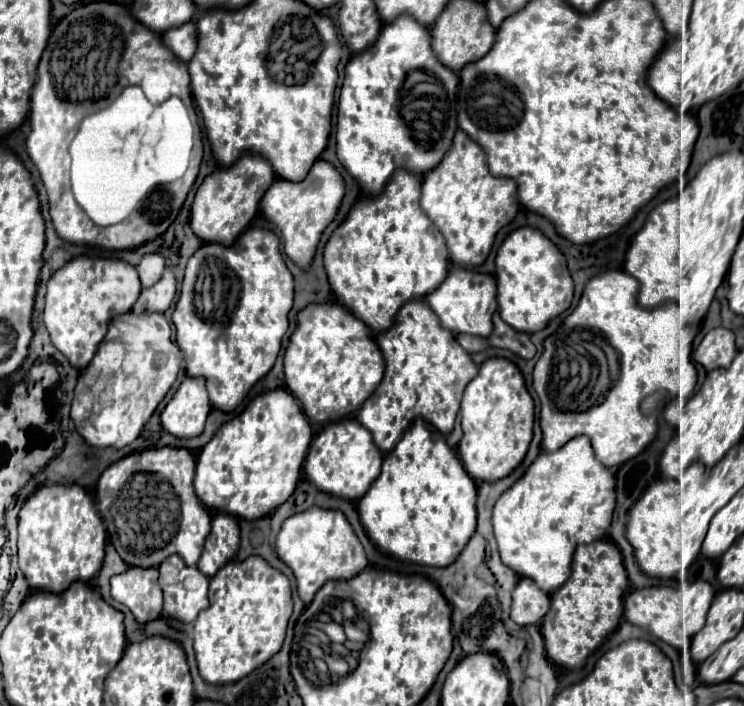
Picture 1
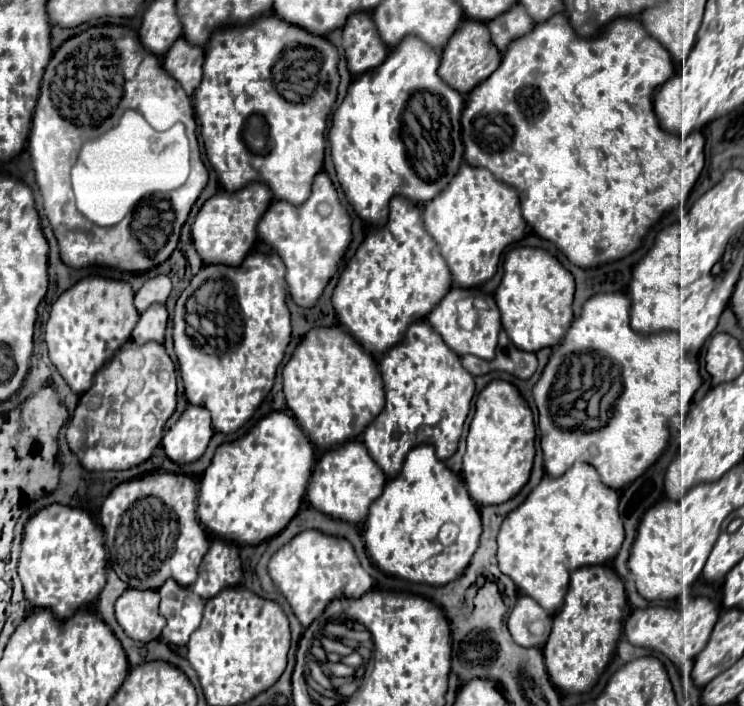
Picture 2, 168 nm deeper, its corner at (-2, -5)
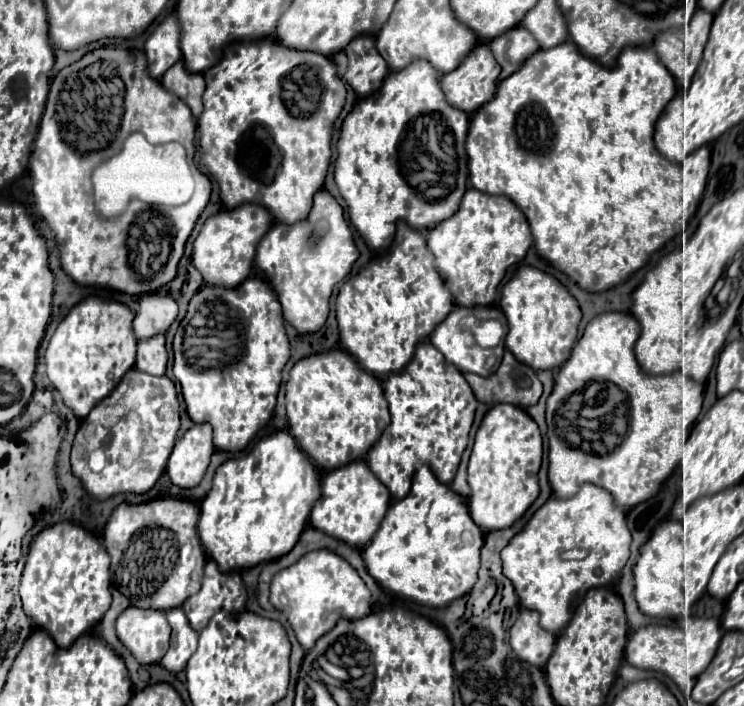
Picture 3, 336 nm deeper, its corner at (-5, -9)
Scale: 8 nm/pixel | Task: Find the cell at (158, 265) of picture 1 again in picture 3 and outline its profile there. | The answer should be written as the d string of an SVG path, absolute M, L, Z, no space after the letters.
M144 294L140 298L140 310L132 322L134 336L144 342L156 334L166 334L178 316L178 304L170 296Z

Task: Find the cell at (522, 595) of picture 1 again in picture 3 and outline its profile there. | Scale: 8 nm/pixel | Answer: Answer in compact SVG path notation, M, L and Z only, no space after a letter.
M520 610L520 618L510 630L510 646L518 658L542 670L554 650L554 644L556 636L540 626L538 612Z

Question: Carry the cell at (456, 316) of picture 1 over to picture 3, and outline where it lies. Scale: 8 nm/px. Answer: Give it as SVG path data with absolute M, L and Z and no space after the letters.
M454 308L454 310L448 314L448 318L446 318L442 324L438 324L438 328L432 332L430 342L432 342L434 348L440 350L440 352L444 354L444 358L446 358L450 364L454 364L462 374L472 372L472 374L478 374L478 376L488 376L490 372L484 368L486 358L488 358L490 354L494 354L496 358L500 358L500 352L504 352L504 348L502 348L502 344L496 346L496 348L480 348L480 346L476 344L474 336L472 336L472 332L462 326L462 320L464 320L466 316L470 316L470 314L478 316L480 320L498 320L498 322L506 328L506 316L502 314L500 308Z

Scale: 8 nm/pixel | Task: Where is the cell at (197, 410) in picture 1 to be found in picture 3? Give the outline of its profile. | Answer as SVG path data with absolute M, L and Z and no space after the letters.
M194 424L174 446L168 460L168 476L178 488L194 488L200 484L210 456L214 454L212 426Z

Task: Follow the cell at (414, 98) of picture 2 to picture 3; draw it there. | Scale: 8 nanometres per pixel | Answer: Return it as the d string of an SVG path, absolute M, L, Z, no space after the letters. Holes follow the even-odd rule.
M414 60L404 70L388 74L378 92L362 98L354 106L342 124L334 180L340 196L346 200L350 222L360 232L368 248L376 252L390 248L398 220L404 220L414 230L426 230L450 218L450 214L458 210L460 200L468 190L468 158L464 148L468 124L470 116L446 102L440 90L438 72L426 60ZM440 136L454 138L454 154L446 154L440 148Z

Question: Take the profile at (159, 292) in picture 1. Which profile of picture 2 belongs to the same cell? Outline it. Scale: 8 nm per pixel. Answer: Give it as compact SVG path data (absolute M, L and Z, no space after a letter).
M151 306L151 310L145 310L133 330L133 340L137 344L157 340L163 342L165 336L165 326L167 326L167 308L163 306Z

